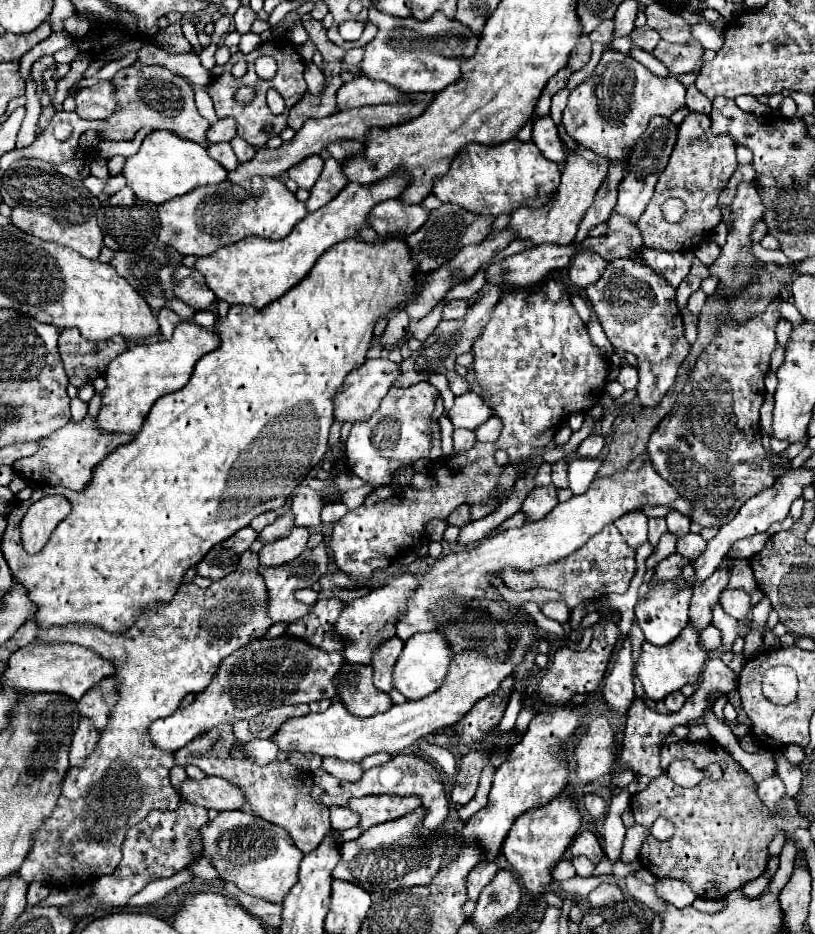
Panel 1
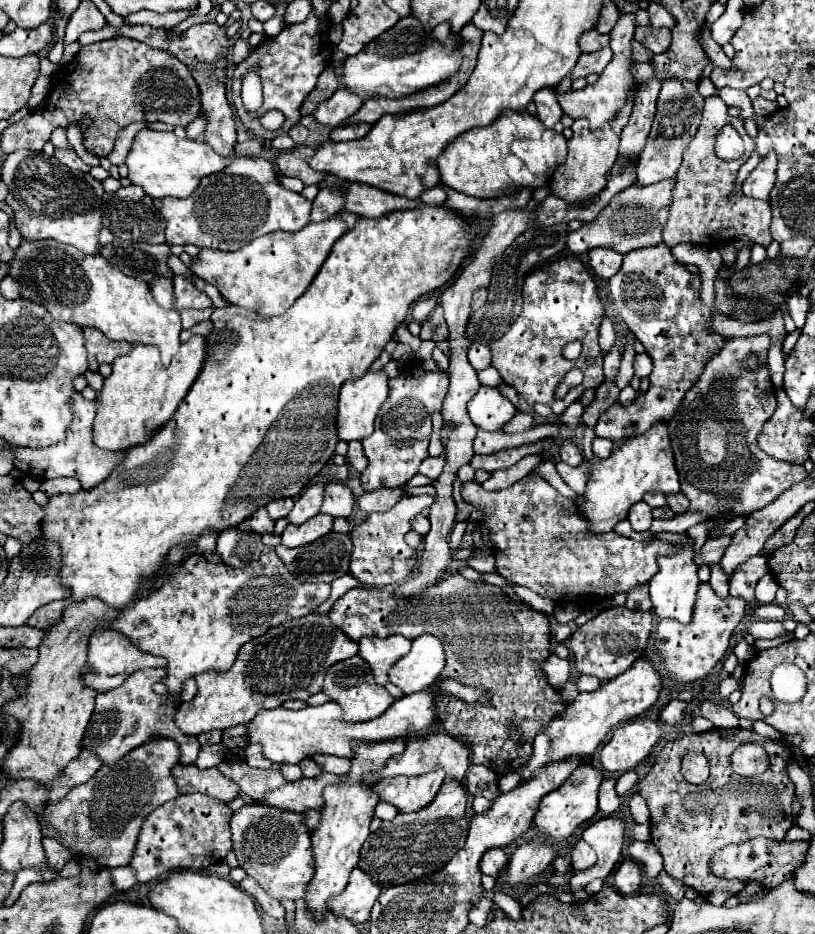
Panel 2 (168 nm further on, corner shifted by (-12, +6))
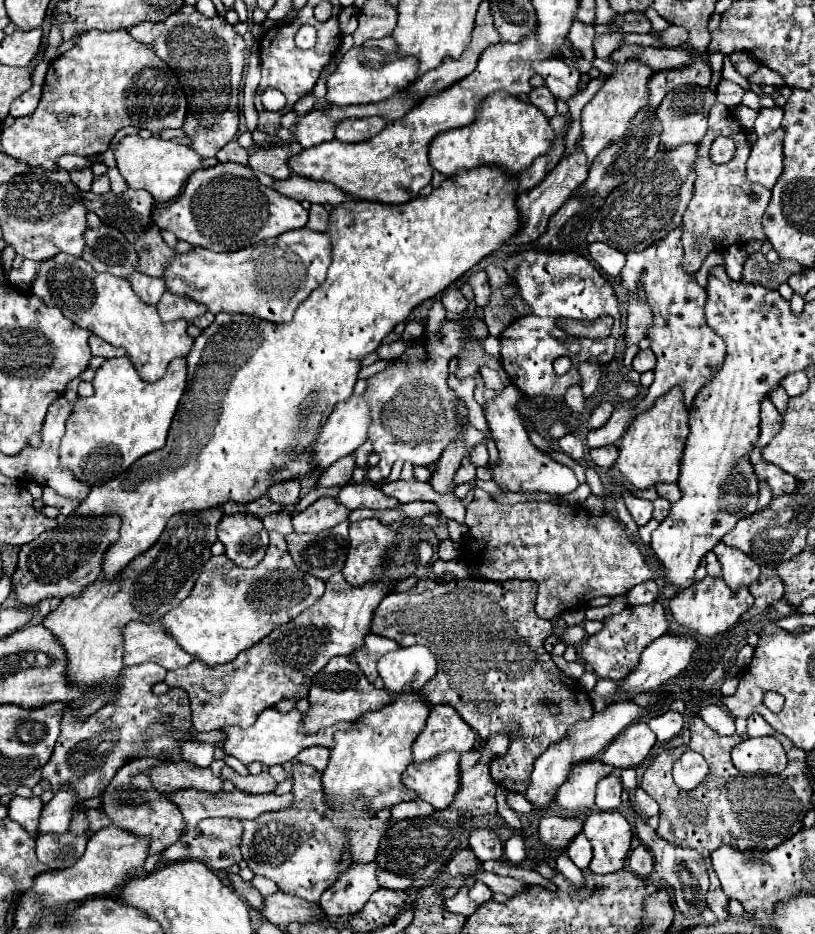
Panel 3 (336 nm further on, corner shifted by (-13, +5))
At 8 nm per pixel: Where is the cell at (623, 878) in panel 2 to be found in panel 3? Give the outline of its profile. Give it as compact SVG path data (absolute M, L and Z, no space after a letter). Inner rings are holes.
M638 846L638 848L632 850L628 868L636 876L650 876L650 872L654 870L654 860L652 860L652 854L648 852L646 846Z

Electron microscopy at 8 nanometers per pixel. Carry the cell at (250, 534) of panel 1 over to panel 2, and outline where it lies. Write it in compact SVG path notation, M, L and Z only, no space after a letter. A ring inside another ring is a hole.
M261 507L261 509L255 511L255 515L251 515L247 521L243 521L239 525L239 529L241 531L255 531L259 535L265 535L265 533L273 533L273 525L275 523L269 519L265 507Z

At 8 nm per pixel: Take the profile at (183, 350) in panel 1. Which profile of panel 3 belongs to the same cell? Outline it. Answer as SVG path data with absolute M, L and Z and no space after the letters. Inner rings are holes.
M126 356L104 360L104 364L96 370L92 386L94 394L90 398L78 398L76 408L72 410L72 418L68 418L66 434L60 442L60 466L68 468L76 476L76 480L86 482L90 486L100 486L120 476L120 472L126 472L140 456L164 446L172 416L186 388L186 360L184 358L172 360L164 378L152 384L140 378L134 364Z

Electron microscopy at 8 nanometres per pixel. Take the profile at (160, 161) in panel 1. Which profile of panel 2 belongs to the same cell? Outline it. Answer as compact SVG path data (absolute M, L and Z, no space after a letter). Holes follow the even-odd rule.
M143 129L137 133L127 157L131 183L141 185L145 193L153 199L187 197L197 189L203 177L223 171L225 165L227 165L227 159L221 157L203 141L179 139L175 133L149 131L149 129Z

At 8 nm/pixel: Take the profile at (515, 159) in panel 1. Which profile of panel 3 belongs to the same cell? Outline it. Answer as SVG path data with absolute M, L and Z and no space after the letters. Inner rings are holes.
M494 92L488 96L488 100L484 100L484 104L480 104L480 116L476 116L476 124L442 132L432 140L428 160L434 170L448 178L452 178L458 170L478 168L482 164L498 164L508 176L518 176L532 164L534 158L548 152L554 138L556 136L548 124L548 118L534 104L522 102L516 96L504 96L504 92Z

